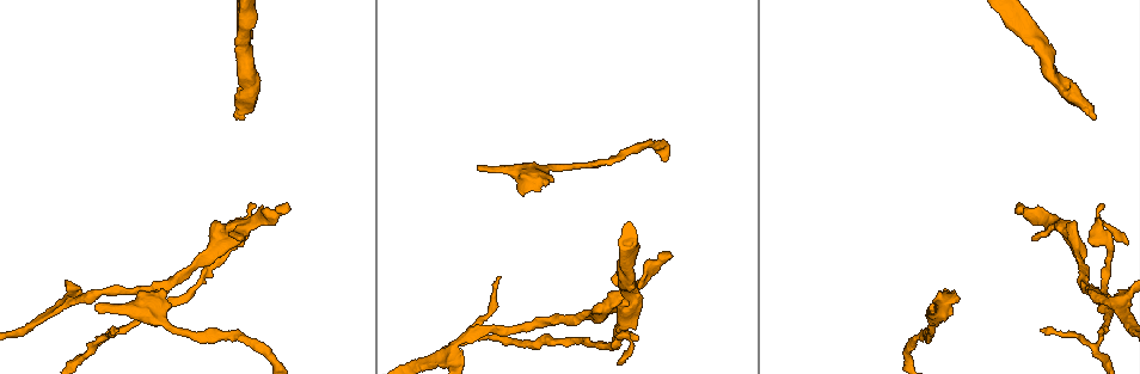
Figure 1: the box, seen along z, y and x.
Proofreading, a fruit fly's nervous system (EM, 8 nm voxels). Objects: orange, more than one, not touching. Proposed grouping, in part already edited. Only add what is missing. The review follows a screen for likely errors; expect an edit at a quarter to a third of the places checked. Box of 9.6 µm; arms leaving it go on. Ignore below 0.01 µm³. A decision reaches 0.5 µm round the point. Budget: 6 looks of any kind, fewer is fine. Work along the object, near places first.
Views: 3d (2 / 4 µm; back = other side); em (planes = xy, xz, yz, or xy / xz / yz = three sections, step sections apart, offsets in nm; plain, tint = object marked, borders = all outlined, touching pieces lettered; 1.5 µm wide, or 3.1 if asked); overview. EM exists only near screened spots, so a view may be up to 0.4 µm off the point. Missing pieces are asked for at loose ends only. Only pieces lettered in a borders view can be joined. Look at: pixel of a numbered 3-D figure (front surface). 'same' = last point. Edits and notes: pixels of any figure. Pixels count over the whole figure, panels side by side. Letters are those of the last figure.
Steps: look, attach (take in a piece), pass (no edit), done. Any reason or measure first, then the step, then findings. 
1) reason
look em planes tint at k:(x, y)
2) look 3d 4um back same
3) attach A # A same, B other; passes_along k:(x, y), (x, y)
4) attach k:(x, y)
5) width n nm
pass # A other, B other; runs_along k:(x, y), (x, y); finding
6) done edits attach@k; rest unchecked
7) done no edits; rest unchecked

branch stops here
look em planes plain at 1:(95, 309)

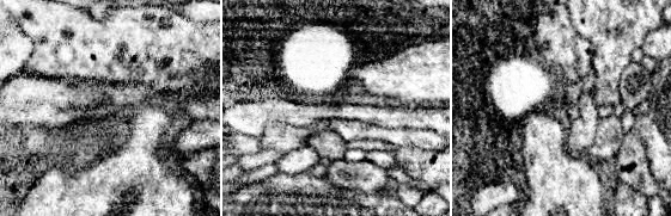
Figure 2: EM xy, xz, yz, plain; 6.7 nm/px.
with the object marked
look em planes tint same

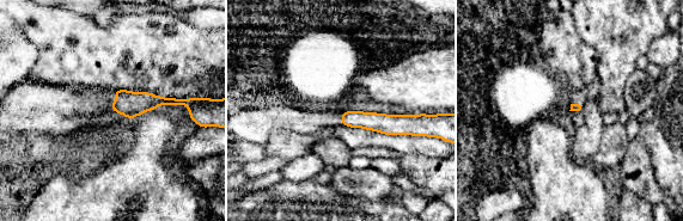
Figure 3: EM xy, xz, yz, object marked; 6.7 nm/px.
what lies round it
look em planes borders same

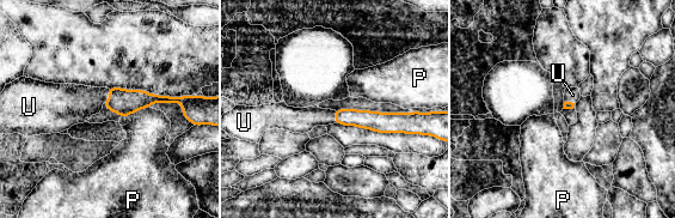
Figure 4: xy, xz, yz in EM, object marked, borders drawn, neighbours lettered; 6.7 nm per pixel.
longest_contact P 220 nm
attach 4:(298, 120) # P other, U same; the neuron continues

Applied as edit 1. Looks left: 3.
look overview

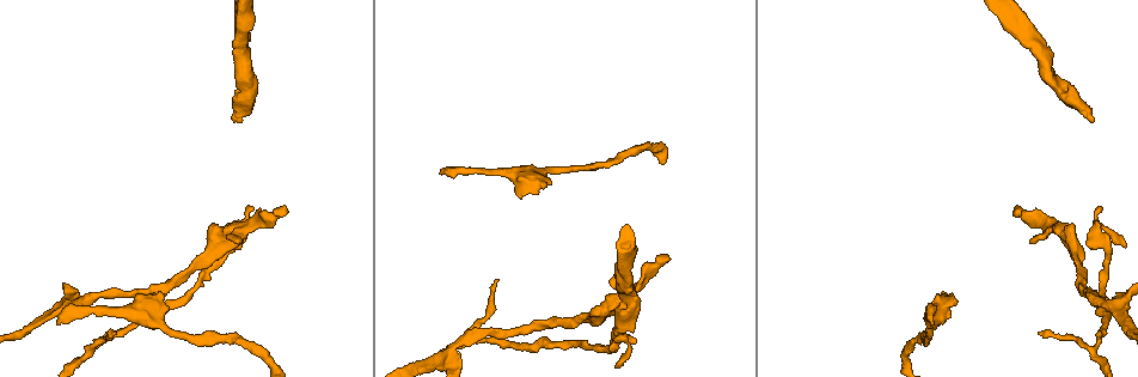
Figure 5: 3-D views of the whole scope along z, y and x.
an open end
look em planes plain at 5:(544, 183)

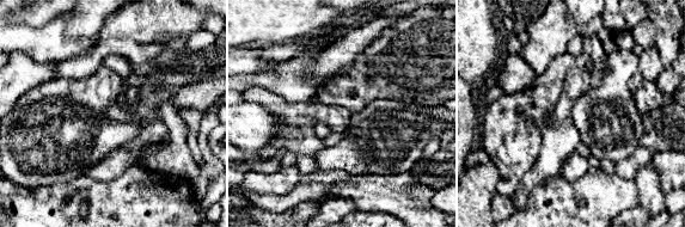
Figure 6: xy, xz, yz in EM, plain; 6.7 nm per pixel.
look em planes borders same

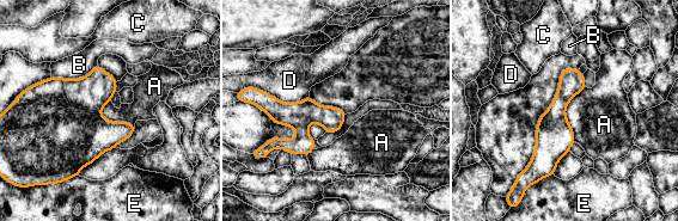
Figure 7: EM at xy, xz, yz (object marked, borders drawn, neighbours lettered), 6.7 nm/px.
pass # A other, B other, C other, D other, E other; runs_along 7:(574, 72), (536, 178); no lettered piece goes on from it

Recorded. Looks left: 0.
done edits attach@4; rest unchecked

